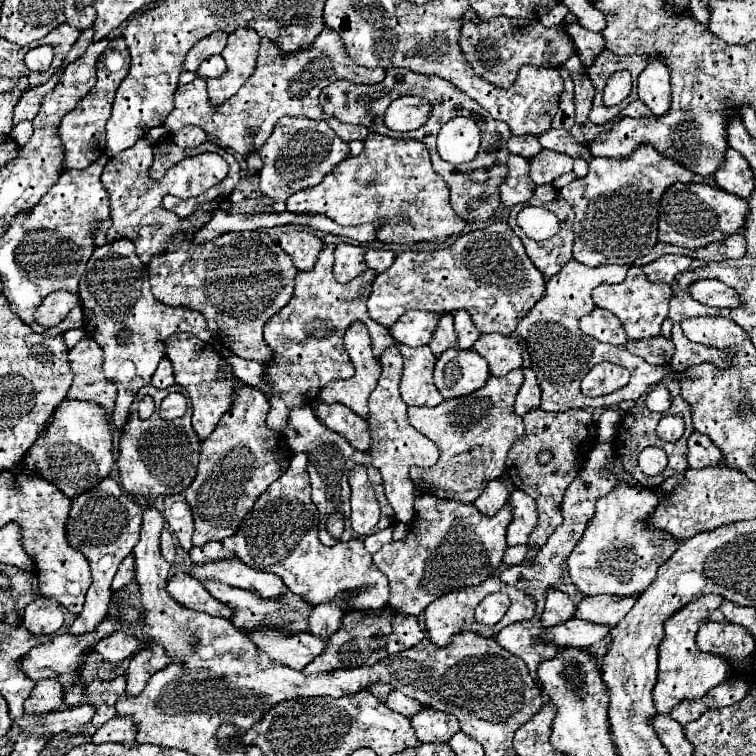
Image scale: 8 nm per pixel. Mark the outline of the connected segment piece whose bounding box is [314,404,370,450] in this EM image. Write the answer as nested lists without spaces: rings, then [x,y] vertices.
[[[318,404],[314,408],[314,414],[330,430],[344,436],[354,448],[368,450],[368,446],[370,446],[368,424],[366,424],[366,420],[356,416],[350,408],[340,406],[340,404]]]

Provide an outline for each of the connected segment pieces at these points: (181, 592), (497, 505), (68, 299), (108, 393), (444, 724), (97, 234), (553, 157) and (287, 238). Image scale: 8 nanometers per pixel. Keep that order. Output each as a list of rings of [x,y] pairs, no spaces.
[[[178,572],[168,580],[166,586],[168,594],[182,606],[192,608],[192,610],[200,610],[206,612],[210,616],[222,616],[222,618],[230,618],[230,608],[226,608],[226,604],[218,604],[218,600],[214,600],[210,596],[210,592],[198,582],[194,580],[190,574]]]
[[[498,478],[498,480],[490,480],[488,488],[484,488],[484,492],[478,496],[474,506],[480,514],[494,516],[508,502],[508,498],[510,498],[510,494],[506,492],[506,486],[502,484],[502,478]]]
[[[58,290],[54,294],[50,294],[42,304],[40,308],[34,312],[34,320],[42,326],[42,328],[52,328],[56,324],[60,324],[66,314],[78,306],[80,300],[74,292],[68,292],[68,290]]]
[[[84,336],[70,350],[70,368],[74,372],[74,384],[68,392],[68,398],[90,400],[100,404],[106,412],[112,412],[118,390],[104,376],[102,362],[104,362],[104,354],[100,344],[94,338]]]
[[[424,708],[418,712],[418,716],[412,716],[410,722],[422,743],[448,742],[456,732],[460,732],[460,724],[454,714],[438,712],[432,708]]]
[[[106,218],[104,222],[100,222],[100,224],[96,226],[96,230],[94,230],[94,234],[92,234],[94,246],[104,246],[104,244],[106,244],[106,232],[108,232],[110,226],[112,226],[112,220],[110,220],[110,218]]]
[[[542,150],[542,154],[530,160],[530,178],[536,184],[552,184],[554,178],[558,178],[560,174],[572,172],[572,168],[574,168],[574,160],[570,156]]]
[[[288,230],[282,234],[282,238],[278,240],[278,244],[282,246],[282,250],[292,258],[292,264],[306,272],[314,266],[314,260],[322,248],[322,240],[316,238],[310,232],[302,232],[302,230]]]

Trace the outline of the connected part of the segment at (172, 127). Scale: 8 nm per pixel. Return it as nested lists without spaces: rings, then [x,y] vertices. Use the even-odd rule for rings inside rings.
[[[328,28],[322,30],[322,34],[314,40],[314,46],[310,46],[304,52],[294,52],[286,58],[280,56],[280,50],[276,44],[270,44],[270,40],[262,40],[260,44],[260,56],[258,66],[254,74],[242,84],[242,88],[220,108],[214,108],[208,100],[206,92],[206,80],[196,78],[194,82],[180,86],[176,92],[176,106],[166,118],[164,126],[170,134],[178,132],[184,126],[200,126],[206,134],[220,140],[220,146],[228,146],[236,156],[248,156],[256,152],[270,132],[274,130],[274,124],[282,116],[298,116],[298,118],[312,118],[312,120],[324,120],[328,126],[344,140],[366,140],[368,130],[366,126],[354,126],[344,124],[336,120],[334,116],[328,116],[320,106],[320,92],[336,82],[336,80],[350,80],[354,84],[378,84],[386,76],[384,68],[362,68],[356,66],[350,56],[346,56],[346,48],[342,44],[342,38],[336,32],[330,32]]]

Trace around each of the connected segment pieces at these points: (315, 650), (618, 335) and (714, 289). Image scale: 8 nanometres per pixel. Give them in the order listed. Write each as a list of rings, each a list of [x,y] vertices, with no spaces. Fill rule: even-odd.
[[[246,632],[246,634],[272,660],[278,660],[278,662],[290,666],[292,670],[302,670],[316,656],[320,656],[328,646],[328,638],[312,636],[308,632],[302,636],[282,636],[282,632],[280,634],[276,634],[276,632]]]
[[[594,308],[586,322],[584,322],[584,334],[590,334],[594,338],[598,338],[600,342],[606,342],[606,344],[626,344],[626,332],[620,324],[620,320],[606,312],[606,310],[600,310],[600,308]]]
[[[698,280],[694,286],[690,286],[690,292],[698,302],[708,306],[734,308],[740,304],[738,294],[718,280]]]

